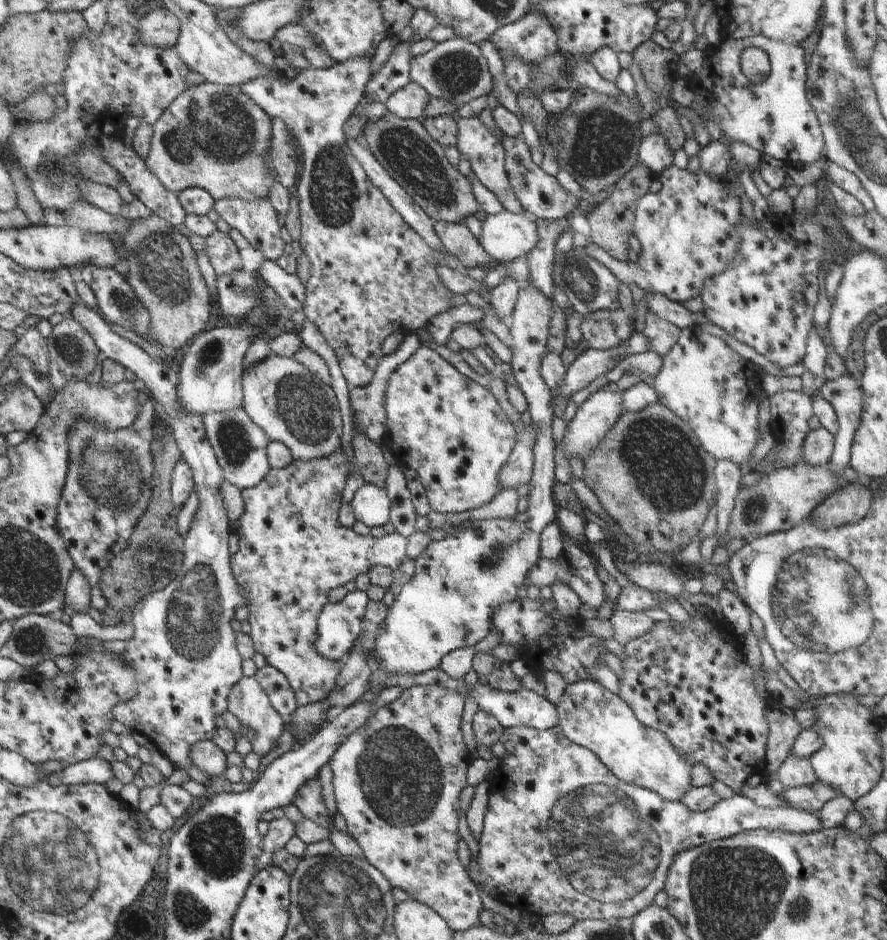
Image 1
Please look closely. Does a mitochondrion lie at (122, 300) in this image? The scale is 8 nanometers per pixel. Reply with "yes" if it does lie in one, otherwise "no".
yes

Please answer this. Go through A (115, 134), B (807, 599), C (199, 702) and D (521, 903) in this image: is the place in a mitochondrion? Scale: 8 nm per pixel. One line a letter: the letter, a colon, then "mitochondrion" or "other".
A: other
B: mitochondrion
C: other
D: other

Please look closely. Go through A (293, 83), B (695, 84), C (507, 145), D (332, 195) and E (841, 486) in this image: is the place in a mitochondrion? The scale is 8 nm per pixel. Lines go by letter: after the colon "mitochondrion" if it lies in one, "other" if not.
A: other
B: other
C: other
D: mitochondrion
E: other

